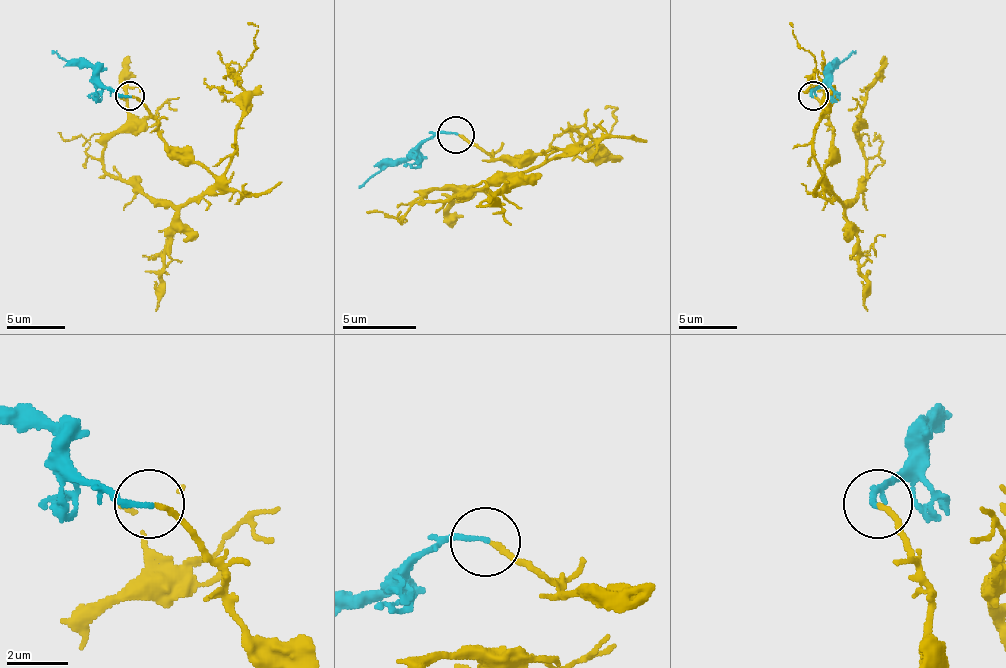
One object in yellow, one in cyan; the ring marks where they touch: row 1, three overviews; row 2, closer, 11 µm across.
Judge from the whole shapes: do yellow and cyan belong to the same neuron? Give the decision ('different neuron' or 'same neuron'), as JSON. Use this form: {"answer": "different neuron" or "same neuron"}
{"answer": "same neuron"}

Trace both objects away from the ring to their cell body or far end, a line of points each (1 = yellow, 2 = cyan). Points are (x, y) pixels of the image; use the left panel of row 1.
1: (130, 96), (171, 146), (215, 178), (183, 205), (159, 205), (104, 169), (104, 143), (124, 123), (130, 55)
2: (130, 96), (109, 90), (89, 67), (69, 64), (51, 50)

